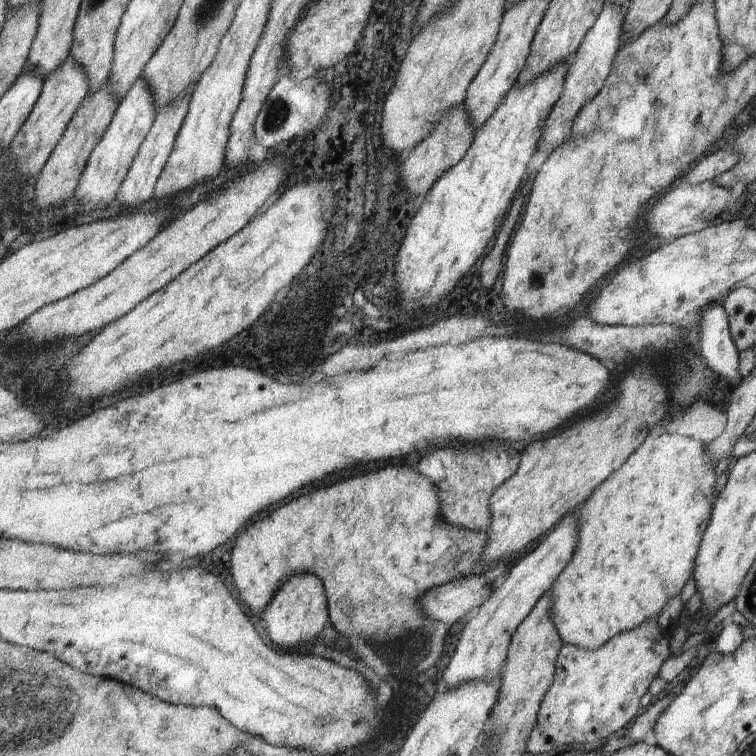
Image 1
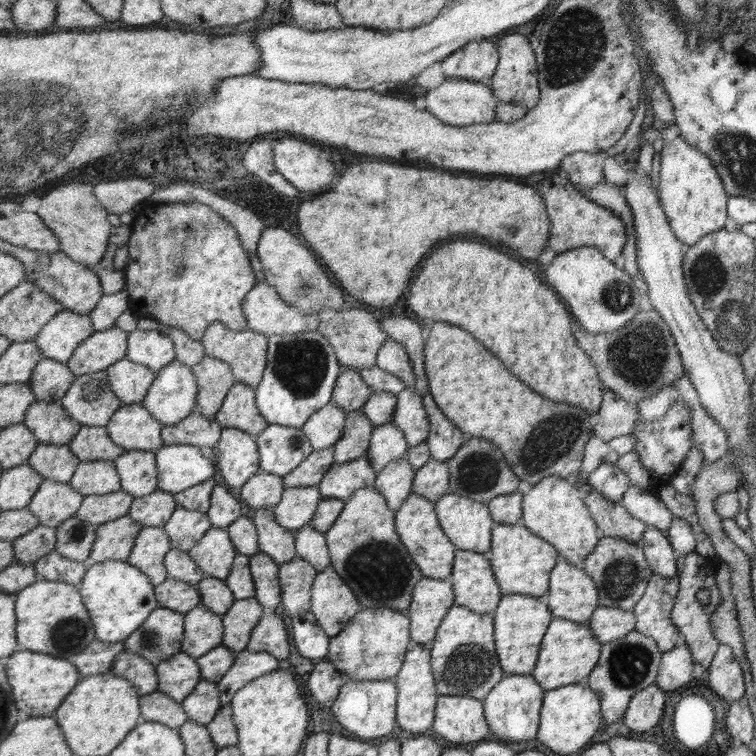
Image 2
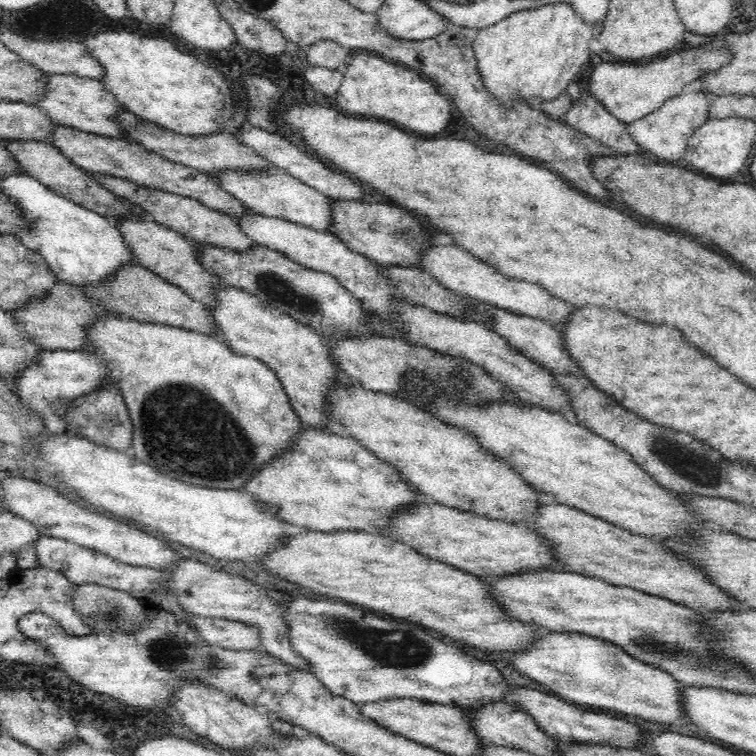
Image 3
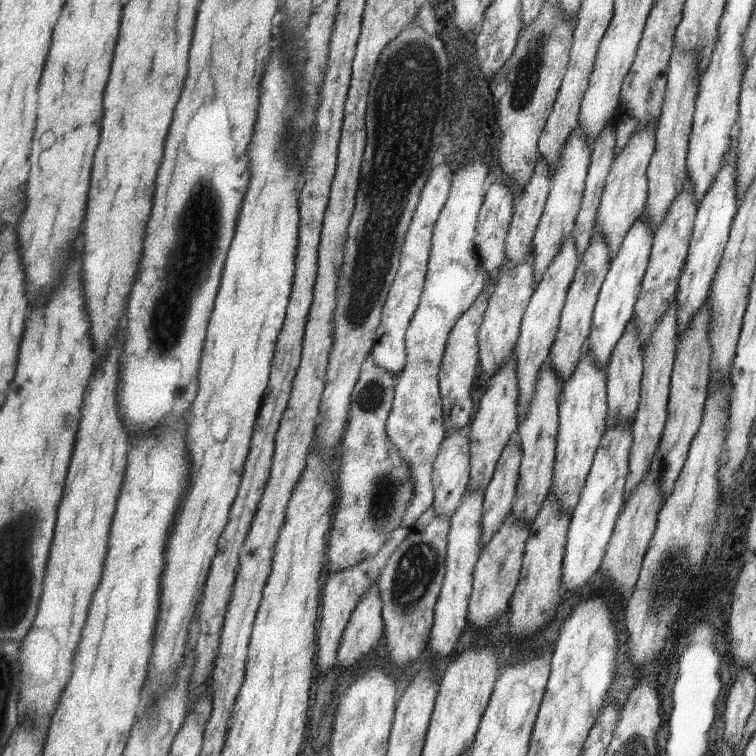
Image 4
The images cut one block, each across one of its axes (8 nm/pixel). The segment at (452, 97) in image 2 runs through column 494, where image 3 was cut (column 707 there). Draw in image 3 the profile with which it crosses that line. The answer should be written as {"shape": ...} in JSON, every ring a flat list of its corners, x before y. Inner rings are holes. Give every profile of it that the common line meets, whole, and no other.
{"shape":[[704,89,692,90,686,94,669,98,654,112,628,124,628,131,634,141,652,157,662,162,677,163,686,152,687,141,697,128,709,121,710,108,715,96,708,96]]}

